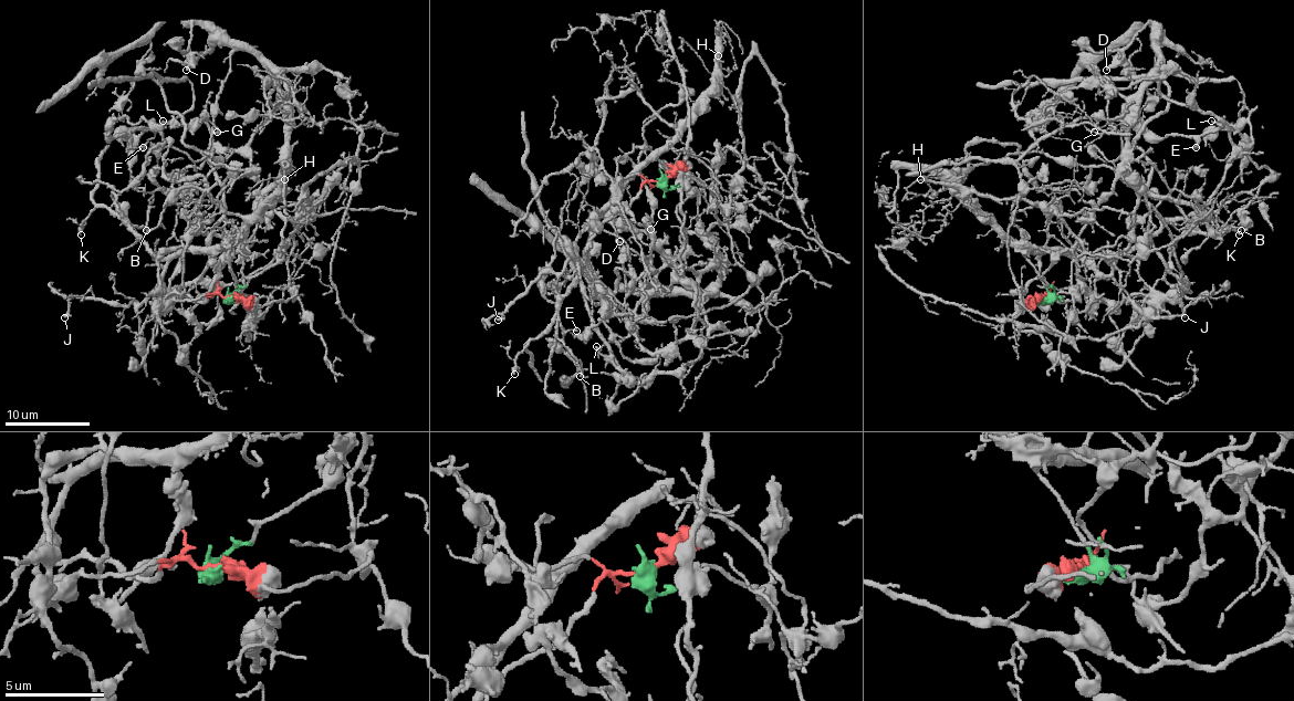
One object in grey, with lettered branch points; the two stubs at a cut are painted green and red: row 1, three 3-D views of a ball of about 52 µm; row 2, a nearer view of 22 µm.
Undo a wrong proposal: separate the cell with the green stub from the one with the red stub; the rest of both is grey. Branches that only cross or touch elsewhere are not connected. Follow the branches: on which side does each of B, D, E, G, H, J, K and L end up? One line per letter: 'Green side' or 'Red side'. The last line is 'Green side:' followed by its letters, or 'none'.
B: Red side
D: Green side
E: Red side
G: Green side
H: Red side
J: Red side
K: Red side
L: Green side
Green side: D, G, L

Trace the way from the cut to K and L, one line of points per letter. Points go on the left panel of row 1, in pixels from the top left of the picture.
K: (230, 296), (191, 301), (170, 292), (156, 301), (167, 262), (105, 208), (84, 220), (80, 234)
L: (230, 296), (281, 252), (288, 85), (239, 148), (205, 123), (163, 121)

